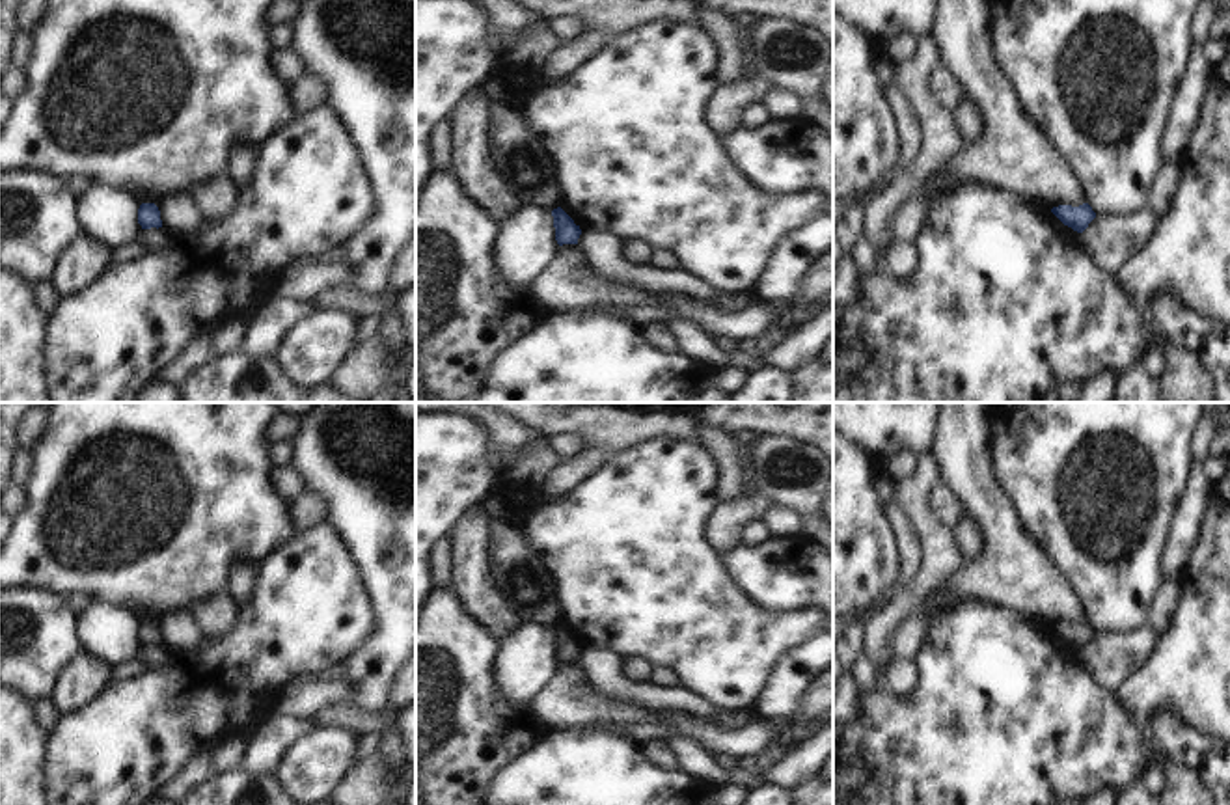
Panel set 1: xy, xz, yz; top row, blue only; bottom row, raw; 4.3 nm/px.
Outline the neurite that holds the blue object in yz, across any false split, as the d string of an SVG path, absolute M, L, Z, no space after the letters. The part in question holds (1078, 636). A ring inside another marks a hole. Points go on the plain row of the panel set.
M1083 621L1079 624L1072 622L1059 622L1053 624L1051 630L1068 645L1072 645L1077 650L1083 650L1088 641L1096 635L1096 630L1088 621Z

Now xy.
M142 621L138 626L138 641L142 647L162 645L158 624L155 621Z

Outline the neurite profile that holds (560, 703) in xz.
M563 662L552 680L531 699L529 712L552 729L574 729L593 723L637 723L652 717L636 708L602 704L580 693L585 673L578 662Z

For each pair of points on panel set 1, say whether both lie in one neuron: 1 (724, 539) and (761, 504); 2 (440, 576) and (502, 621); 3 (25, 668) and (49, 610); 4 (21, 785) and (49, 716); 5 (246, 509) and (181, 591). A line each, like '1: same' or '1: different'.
1: same
2: different
3: same
4: different
5: same

